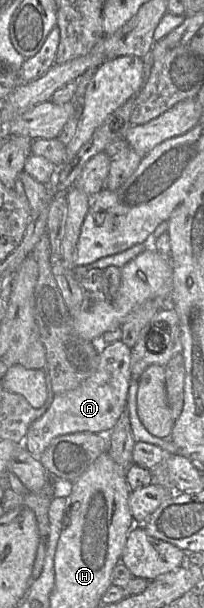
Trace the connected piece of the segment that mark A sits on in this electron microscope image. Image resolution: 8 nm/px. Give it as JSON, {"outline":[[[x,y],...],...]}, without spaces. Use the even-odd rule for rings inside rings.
{"outline":[[[121,340],[100,344],[99,363],[95,373],[75,390],[55,394],[48,410],[28,429],[23,446],[39,460],[51,441],[61,435],[77,432],[107,434],[127,410],[127,397],[132,380],[130,371],[131,348]]]}

